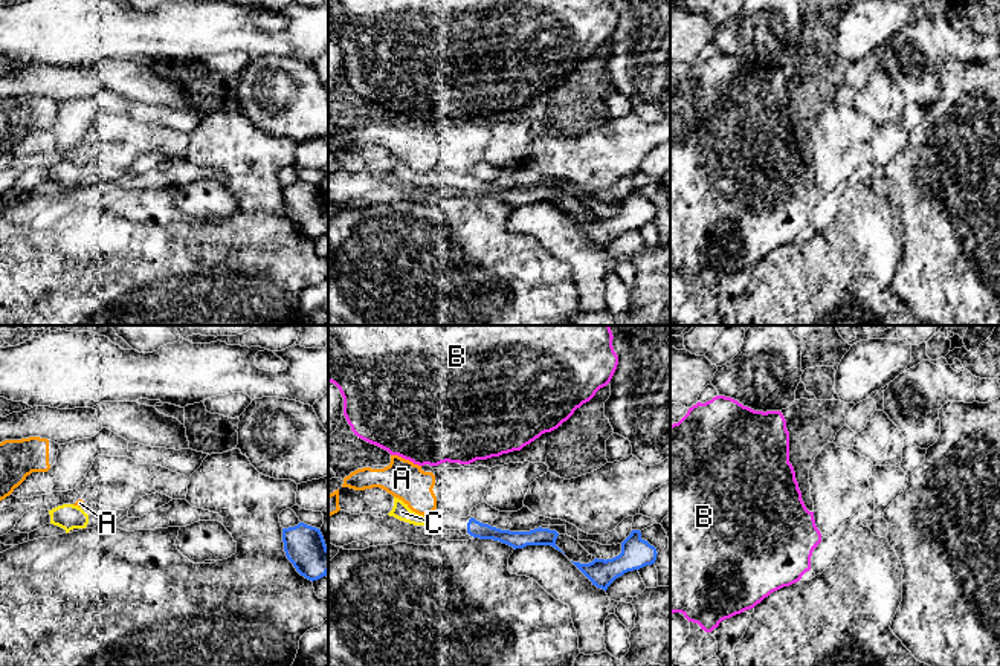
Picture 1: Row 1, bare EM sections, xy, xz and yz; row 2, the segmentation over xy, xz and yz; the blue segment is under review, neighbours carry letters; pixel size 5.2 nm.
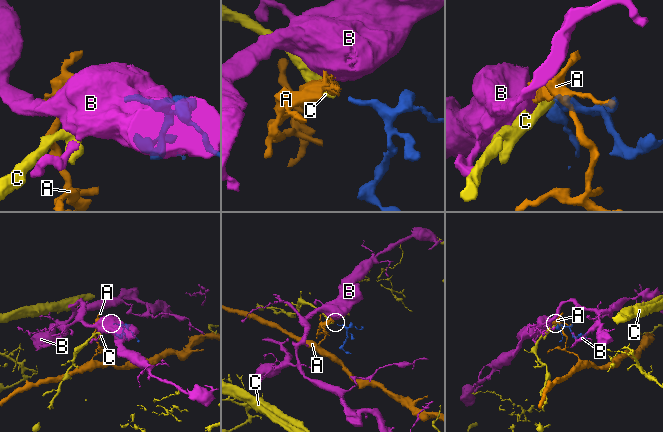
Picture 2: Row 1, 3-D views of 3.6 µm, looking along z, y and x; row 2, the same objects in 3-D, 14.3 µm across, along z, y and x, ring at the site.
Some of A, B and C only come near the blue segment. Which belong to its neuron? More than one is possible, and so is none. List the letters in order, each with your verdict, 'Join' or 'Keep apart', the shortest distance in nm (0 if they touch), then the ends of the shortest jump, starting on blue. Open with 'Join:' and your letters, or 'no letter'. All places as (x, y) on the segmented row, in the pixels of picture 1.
Join: C
A: Keep apart. Distance 190 nm. Across: xz (467, 523), (435, 507)
B: Keep apart. Distance 280 nm. Across: xz (470, 518), (469, 463)
C: Join. Distance 220 nm. Across: xz (467, 523), (425, 523)

